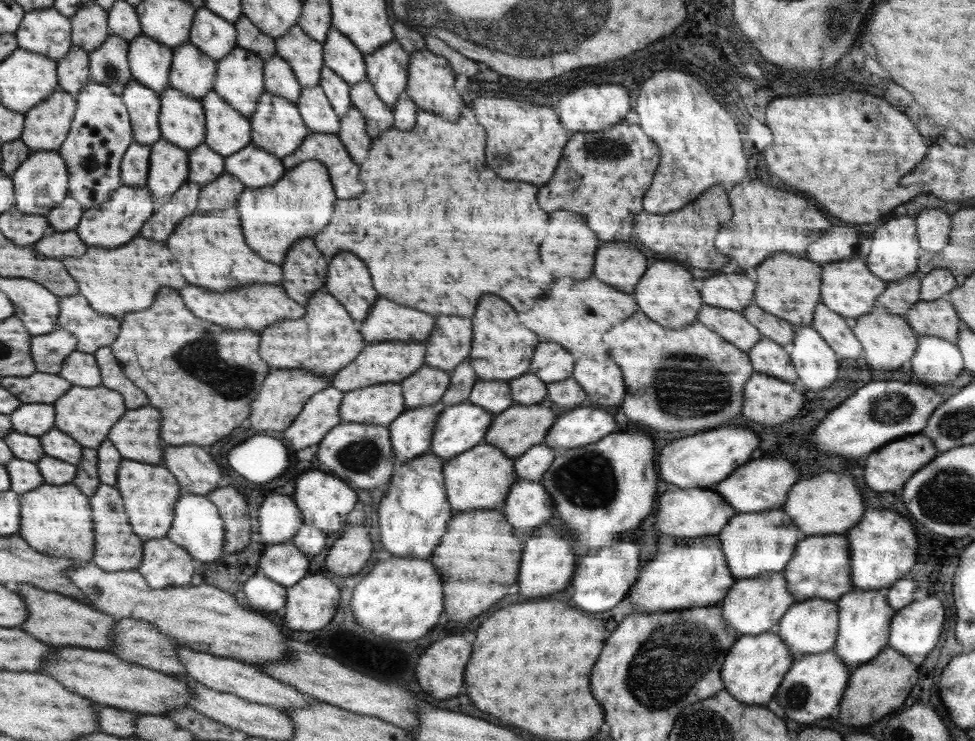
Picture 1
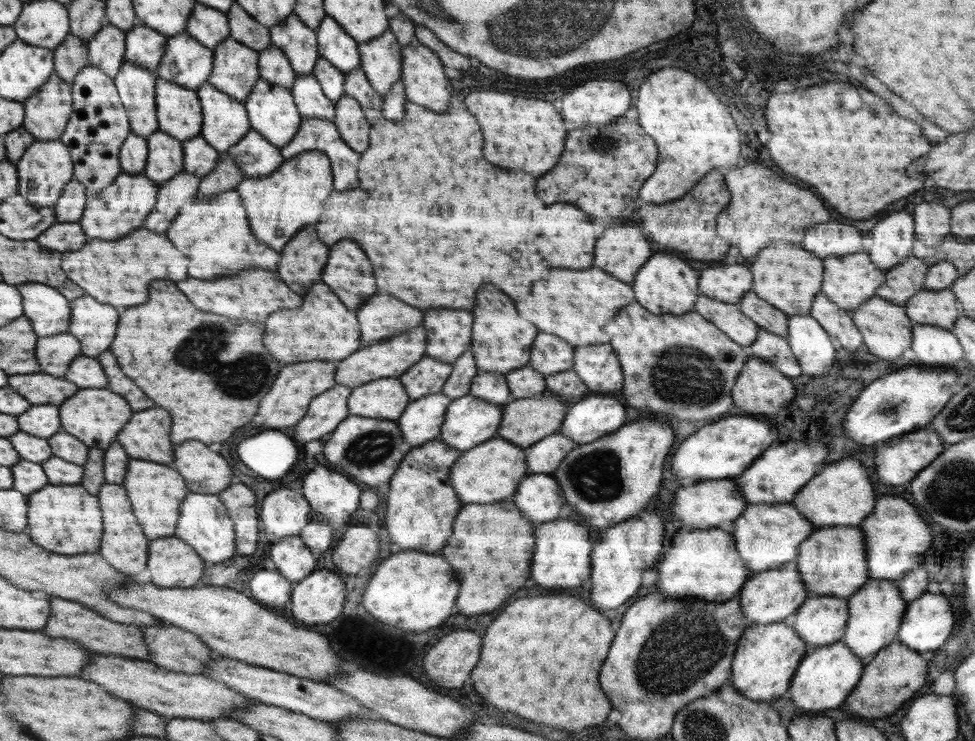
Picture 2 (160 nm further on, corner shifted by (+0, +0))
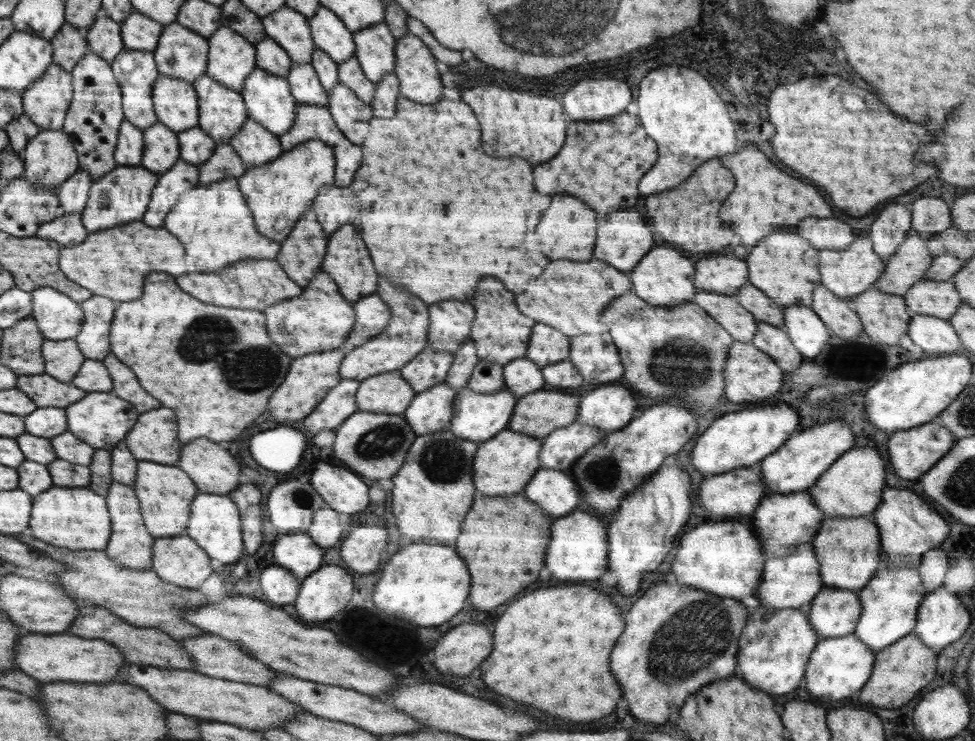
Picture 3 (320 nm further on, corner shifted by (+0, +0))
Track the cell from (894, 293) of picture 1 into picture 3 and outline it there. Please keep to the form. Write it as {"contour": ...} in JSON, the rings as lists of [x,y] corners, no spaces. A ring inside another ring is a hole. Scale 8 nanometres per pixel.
{"contour":[[[910,230],[898,250],[885,263],[884,272],[874,281],[879,291],[904,296],[908,289],[925,276],[933,256],[927,241],[918,232]]]}

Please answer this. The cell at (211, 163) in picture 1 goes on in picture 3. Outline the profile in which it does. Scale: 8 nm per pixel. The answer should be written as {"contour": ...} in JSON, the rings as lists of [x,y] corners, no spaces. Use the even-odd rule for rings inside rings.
{"contour":[[[200,127],[178,133],[180,137],[180,160],[197,168],[202,166],[212,155],[217,144]]]}

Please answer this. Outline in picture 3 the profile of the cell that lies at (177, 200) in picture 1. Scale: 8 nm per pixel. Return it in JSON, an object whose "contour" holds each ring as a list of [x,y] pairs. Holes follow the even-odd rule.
{"contour":[[[179,160],[168,172],[159,175],[158,182],[151,192],[148,210],[142,222],[150,226],[162,226],[170,206],[174,206],[184,190],[190,190],[200,184],[199,169],[187,162]]]}

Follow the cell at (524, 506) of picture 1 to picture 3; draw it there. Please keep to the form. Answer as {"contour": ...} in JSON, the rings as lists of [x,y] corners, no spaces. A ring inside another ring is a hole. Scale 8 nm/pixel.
{"contour":[[[542,468],[536,471],[523,492],[526,498],[553,518],[564,517],[577,510],[583,496],[575,478],[568,471]]]}

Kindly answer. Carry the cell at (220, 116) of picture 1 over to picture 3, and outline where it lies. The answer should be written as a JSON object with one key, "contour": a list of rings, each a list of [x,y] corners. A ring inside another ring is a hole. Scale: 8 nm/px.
{"contour":[[[204,74],[193,82],[200,98],[200,122],[197,124],[217,145],[229,140],[246,122],[246,107],[240,92],[220,84]]]}

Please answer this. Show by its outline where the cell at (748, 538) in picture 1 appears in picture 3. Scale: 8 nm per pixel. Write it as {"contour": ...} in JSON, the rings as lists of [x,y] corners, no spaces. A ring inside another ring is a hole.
{"contour":[[[808,490],[765,496],[753,514],[750,526],[754,536],[763,544],[765,557],[780,559],[799,544],[809,543],[816,537],[825,516],[812,500]]]}

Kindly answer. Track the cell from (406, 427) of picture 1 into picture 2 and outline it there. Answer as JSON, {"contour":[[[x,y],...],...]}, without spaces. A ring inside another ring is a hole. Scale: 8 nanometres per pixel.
{"contour":[[[440,392],[409,403],[396,421],[403,437],[412,448],[441,435],[450,401],[449,396]]]}

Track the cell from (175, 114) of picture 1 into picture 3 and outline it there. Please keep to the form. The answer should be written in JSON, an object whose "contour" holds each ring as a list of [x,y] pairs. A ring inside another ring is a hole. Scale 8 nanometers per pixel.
{"contour":[[[162,75],[153,87],[153,108],[157,109],[158,120],[177,134],[194,128],[200,122],[200,98],[190,81]]]}

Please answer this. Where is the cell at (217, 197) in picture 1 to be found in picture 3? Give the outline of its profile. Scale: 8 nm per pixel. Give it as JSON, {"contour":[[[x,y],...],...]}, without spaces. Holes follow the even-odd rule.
{"contour":[[[221,144],[198,169],[200,184],[207,185],[225,178],[238,178],[245,173],[246,166],[229,144]]]}

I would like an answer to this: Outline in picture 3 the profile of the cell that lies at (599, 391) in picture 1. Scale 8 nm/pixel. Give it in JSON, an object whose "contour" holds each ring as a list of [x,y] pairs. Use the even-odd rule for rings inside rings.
{"contour":[[[608,332],[571,337],[569,361],[590,384],[622,382],[624,369],[618,348]]]}

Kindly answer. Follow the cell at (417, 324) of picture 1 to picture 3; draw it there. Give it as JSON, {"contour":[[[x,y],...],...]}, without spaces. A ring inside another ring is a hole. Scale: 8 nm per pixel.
{"contour":[[[376,294],[357,300],[353,303],[353,308],[358,308],[358,328],[349,332],[350,340],[345,340],[346,348],[340,348],[342,352],[349,353],[373,336],[380,335],[390,322],[390,312],[393,312]]]}

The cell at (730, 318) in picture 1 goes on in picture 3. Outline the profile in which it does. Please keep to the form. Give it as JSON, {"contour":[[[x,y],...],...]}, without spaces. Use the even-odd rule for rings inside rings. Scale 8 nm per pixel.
{"contour":[[[698,291],[693,301],[702,307],[718,324],[721,324],[735,340],[750,343],[757,331],[757,318],[748,312],[735,295],[723,295],[712,291]]]}

